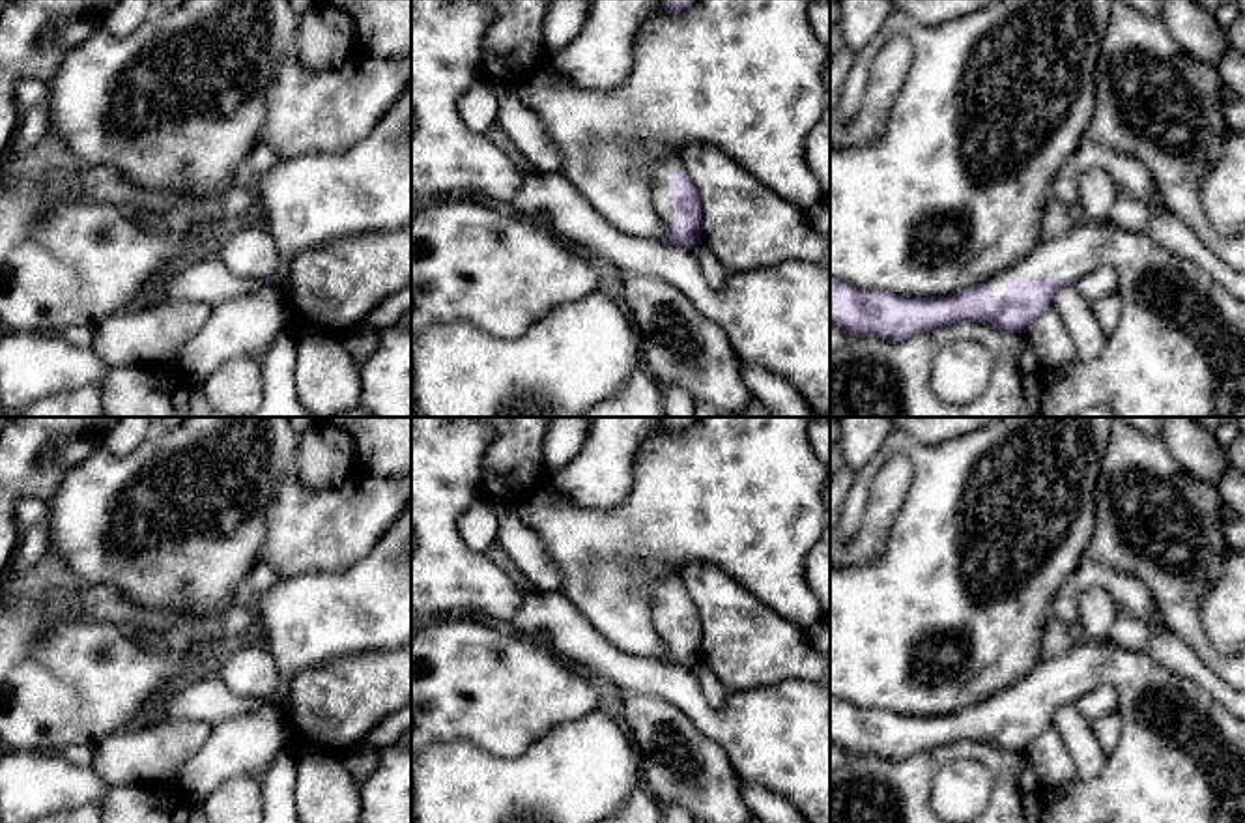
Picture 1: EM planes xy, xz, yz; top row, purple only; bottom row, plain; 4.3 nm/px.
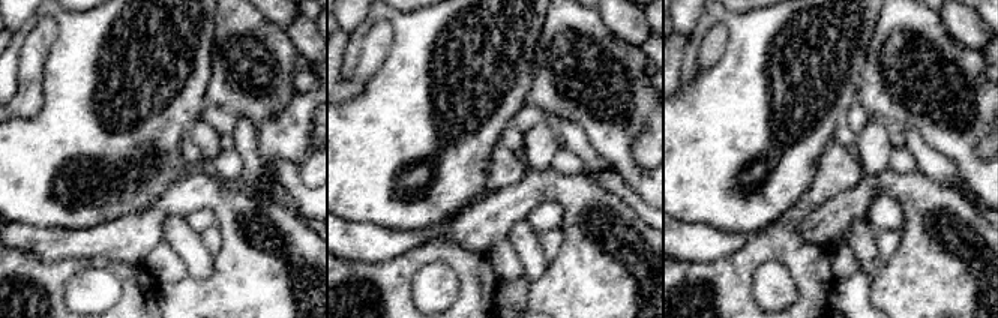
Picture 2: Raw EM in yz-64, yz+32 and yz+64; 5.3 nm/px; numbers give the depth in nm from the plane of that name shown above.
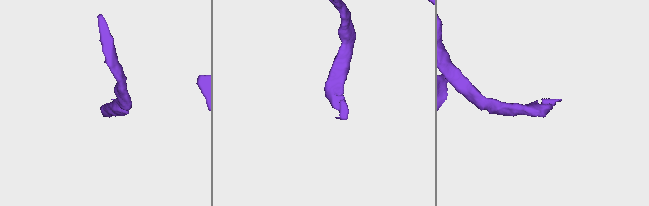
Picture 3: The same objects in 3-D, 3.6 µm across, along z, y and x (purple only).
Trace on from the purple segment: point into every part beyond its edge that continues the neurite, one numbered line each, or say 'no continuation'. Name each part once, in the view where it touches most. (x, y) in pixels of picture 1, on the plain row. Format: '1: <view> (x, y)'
1: yz (1180, 758)

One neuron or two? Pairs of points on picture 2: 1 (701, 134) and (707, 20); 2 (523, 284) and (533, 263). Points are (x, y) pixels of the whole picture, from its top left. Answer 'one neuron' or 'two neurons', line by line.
1: one neuron
2: two neurons

